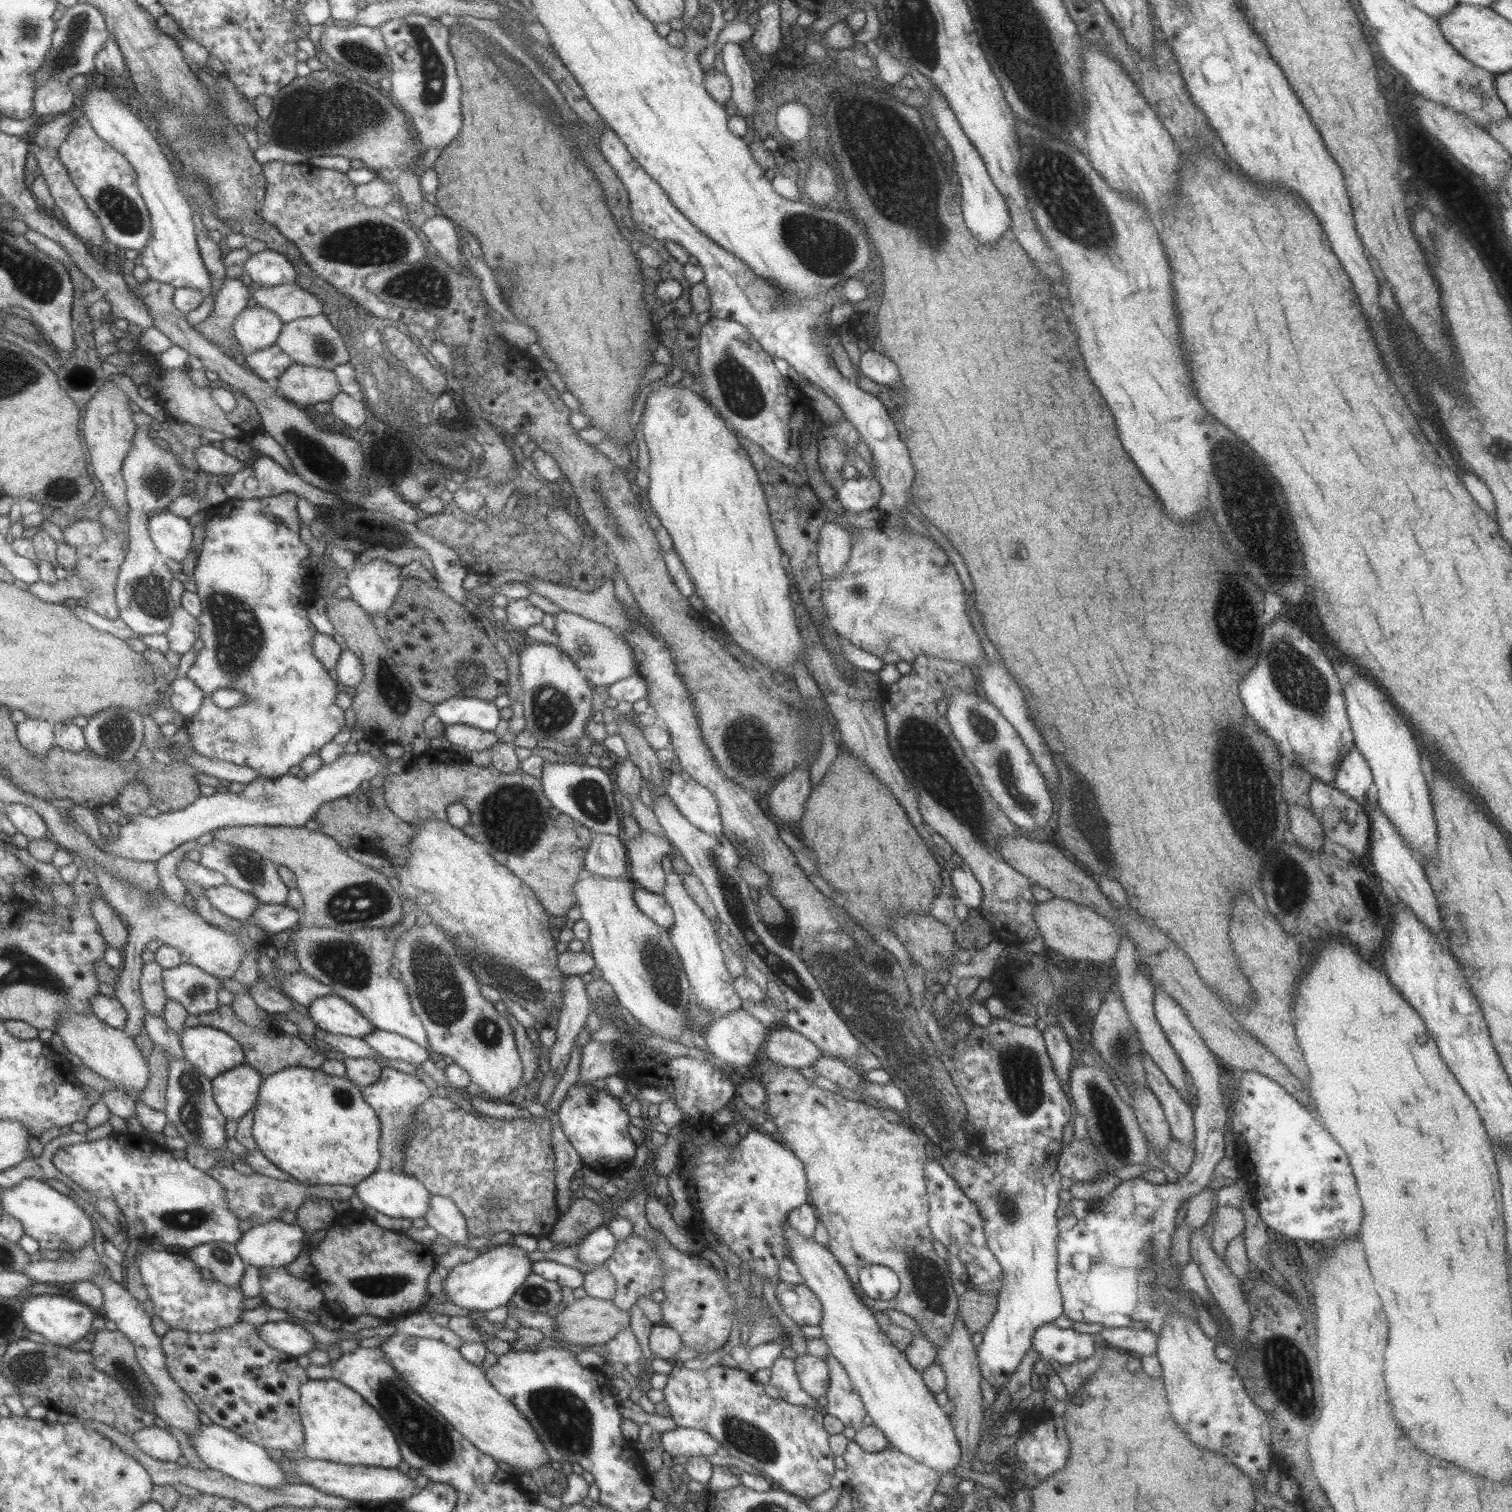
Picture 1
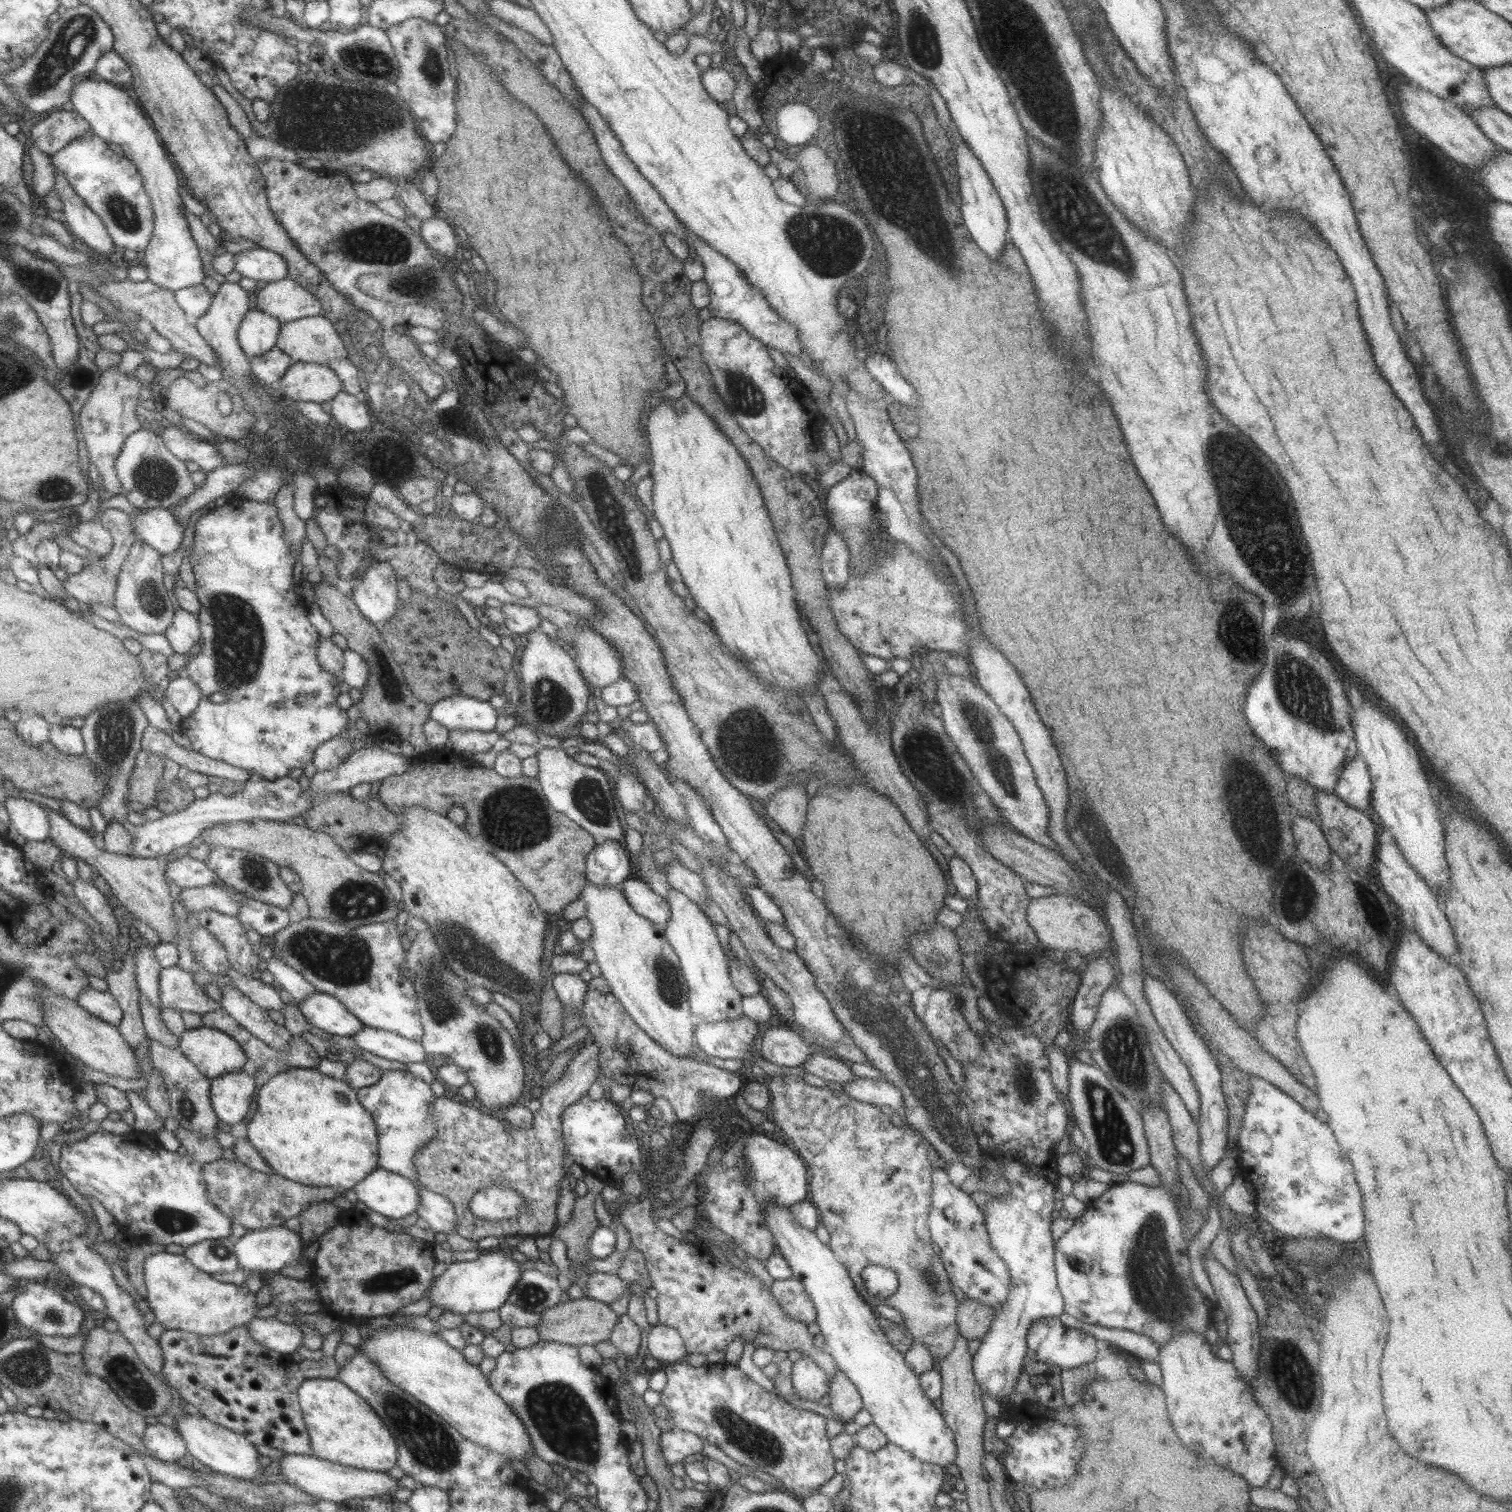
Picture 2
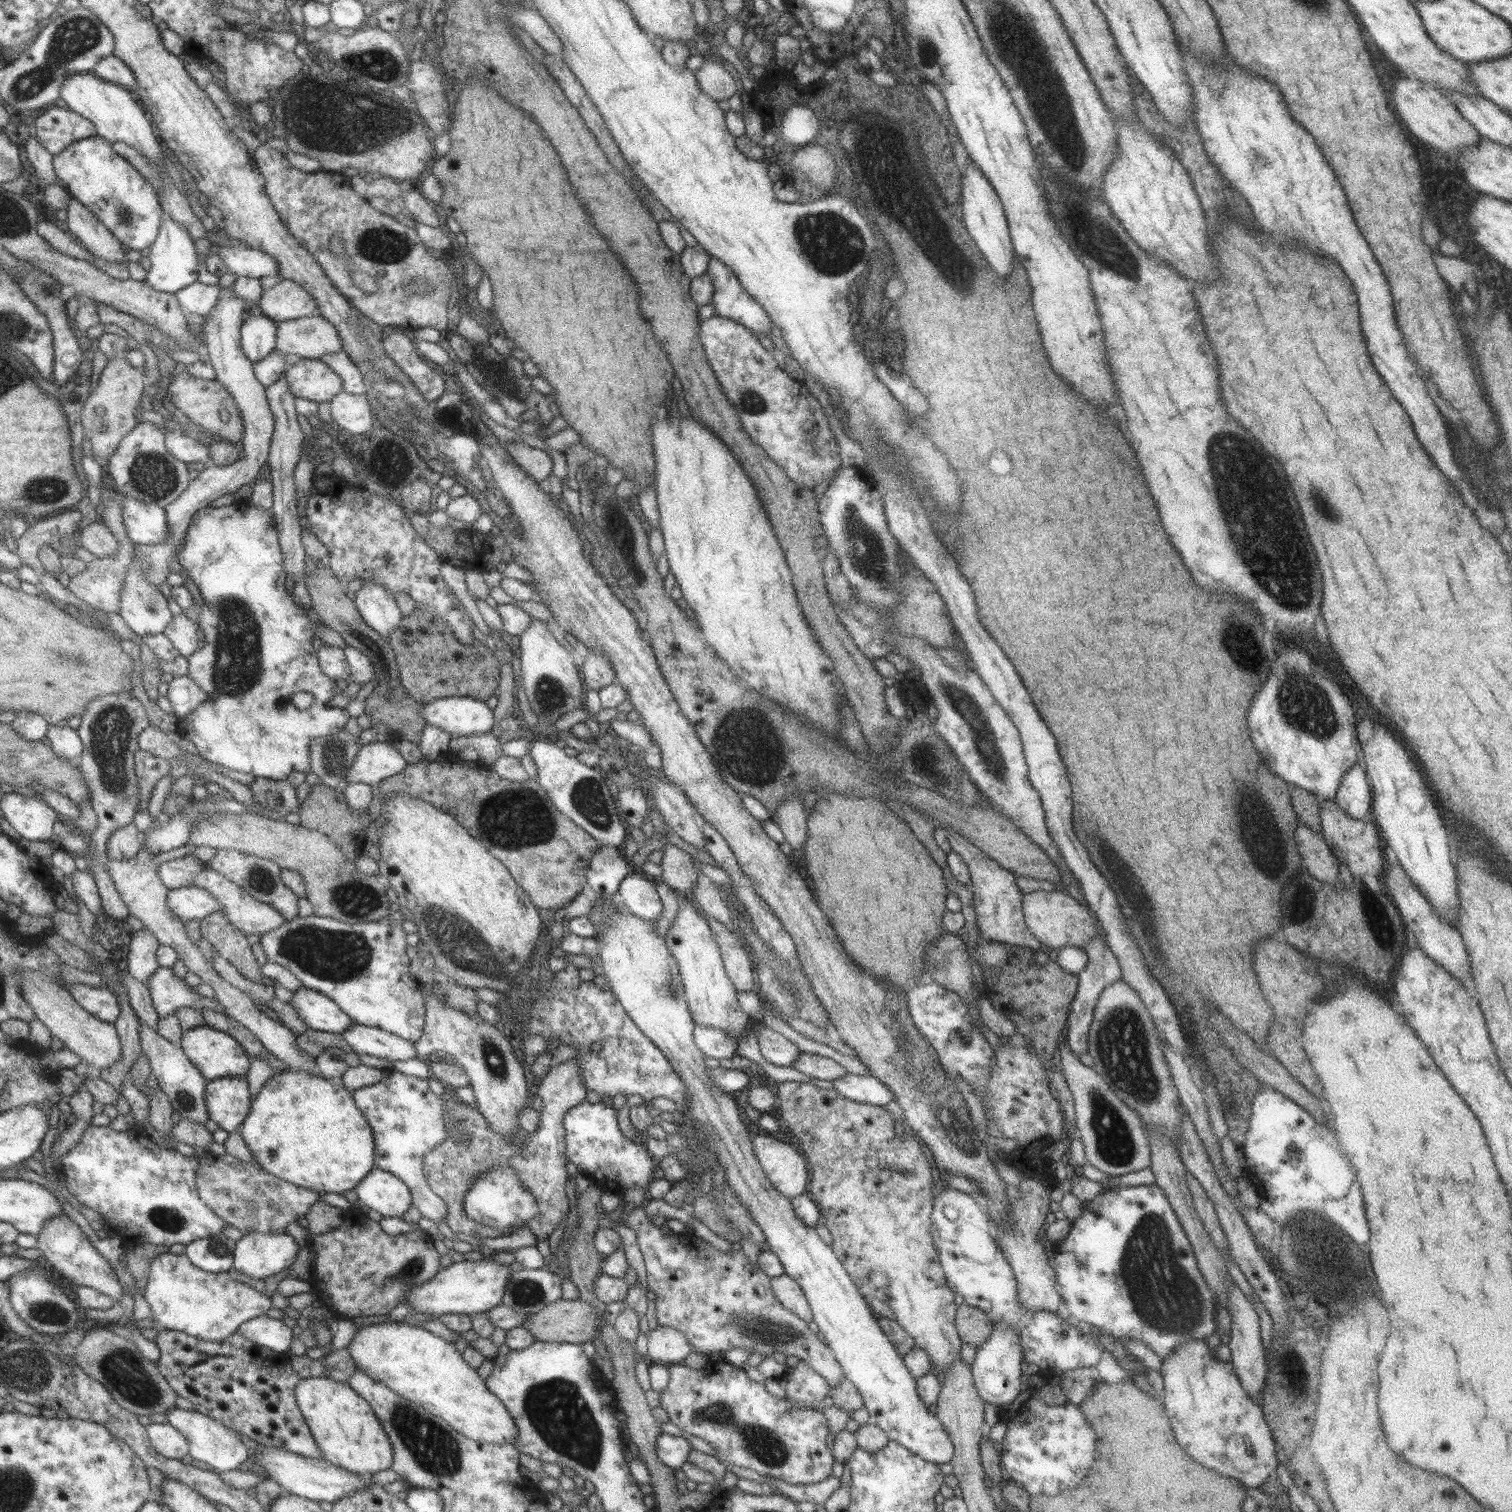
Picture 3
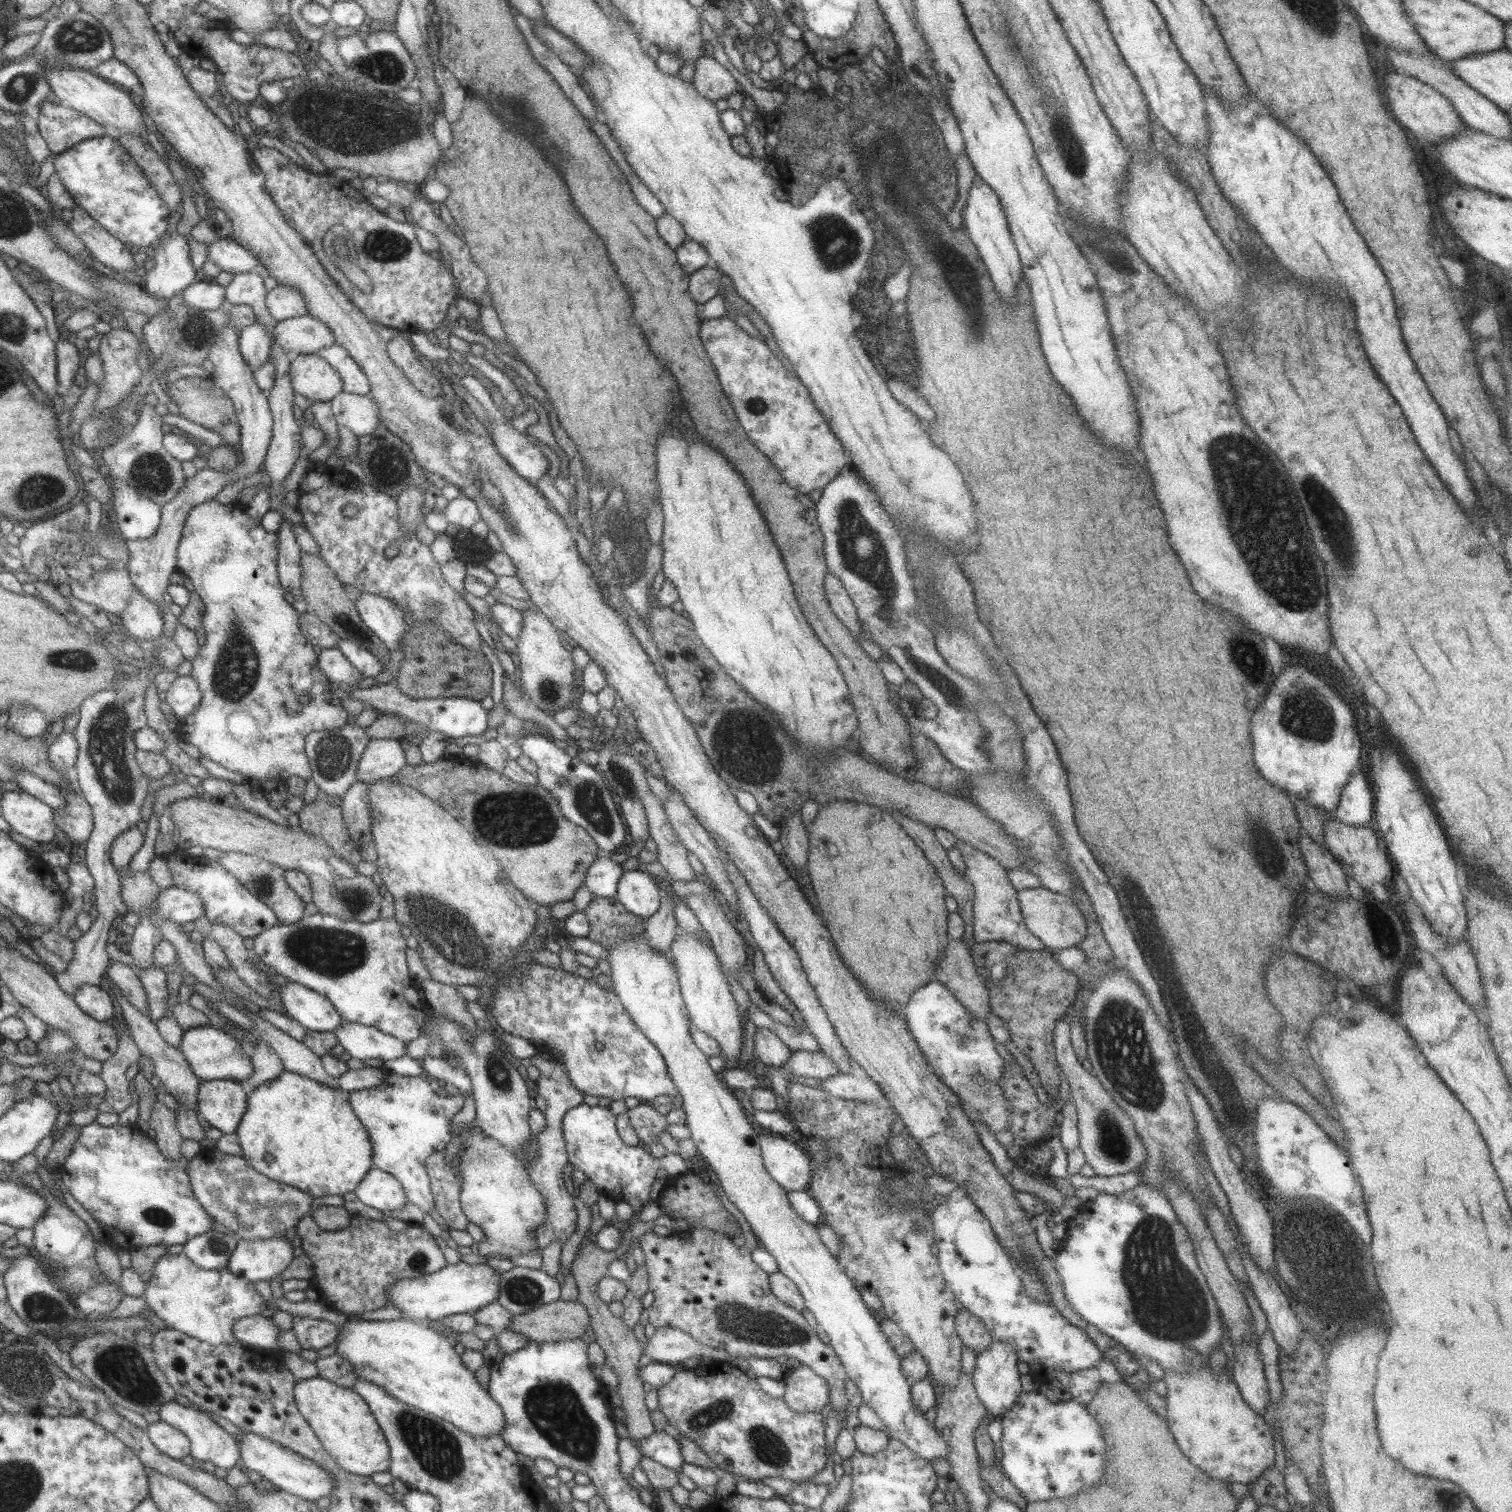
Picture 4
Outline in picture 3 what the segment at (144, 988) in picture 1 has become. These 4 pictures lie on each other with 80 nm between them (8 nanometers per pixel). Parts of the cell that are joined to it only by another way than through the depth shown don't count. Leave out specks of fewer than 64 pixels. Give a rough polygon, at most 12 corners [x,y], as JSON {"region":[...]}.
{"region":[[145,927],[133,933],[127,972],[146,986],[160,944]]}

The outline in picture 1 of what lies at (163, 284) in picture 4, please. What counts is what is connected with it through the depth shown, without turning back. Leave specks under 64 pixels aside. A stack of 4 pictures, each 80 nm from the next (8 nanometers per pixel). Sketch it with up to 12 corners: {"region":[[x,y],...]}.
{"region":[[104,87],[82,112],[137,173],[151,234],[149,279],[197,290],[193,206],[137,112]]}

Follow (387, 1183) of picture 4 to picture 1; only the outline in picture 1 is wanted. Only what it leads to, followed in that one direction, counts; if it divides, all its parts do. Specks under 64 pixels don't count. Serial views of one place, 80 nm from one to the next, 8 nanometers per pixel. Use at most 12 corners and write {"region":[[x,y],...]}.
{"region":[[380,1167],[354,1188],[368,1211],[424,1219],[431,1194],[415,1177]]}

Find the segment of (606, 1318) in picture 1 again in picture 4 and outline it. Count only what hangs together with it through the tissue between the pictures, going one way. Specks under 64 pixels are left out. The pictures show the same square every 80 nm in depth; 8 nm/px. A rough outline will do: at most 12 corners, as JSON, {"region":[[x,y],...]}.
{"region":[[555,1300],[516,1314],[507,1329],[529,1341],[580,1338],[590,1324],[579,1302]]}

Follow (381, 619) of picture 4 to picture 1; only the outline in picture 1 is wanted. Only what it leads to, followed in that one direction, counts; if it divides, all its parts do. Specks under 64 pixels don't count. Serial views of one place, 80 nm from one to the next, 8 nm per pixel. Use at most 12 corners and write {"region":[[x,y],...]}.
{"region":[[356,562],[346,573],[350,597],[383,614],[402,585],[399,566]]}

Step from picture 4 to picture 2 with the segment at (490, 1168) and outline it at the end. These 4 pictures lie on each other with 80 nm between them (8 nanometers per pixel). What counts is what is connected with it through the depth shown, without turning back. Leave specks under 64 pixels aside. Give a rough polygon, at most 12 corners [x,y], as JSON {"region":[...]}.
{"region":[[505,1186],[475,1192],[469,1211],[497,1223],[524,1212],[523,1198]]}

